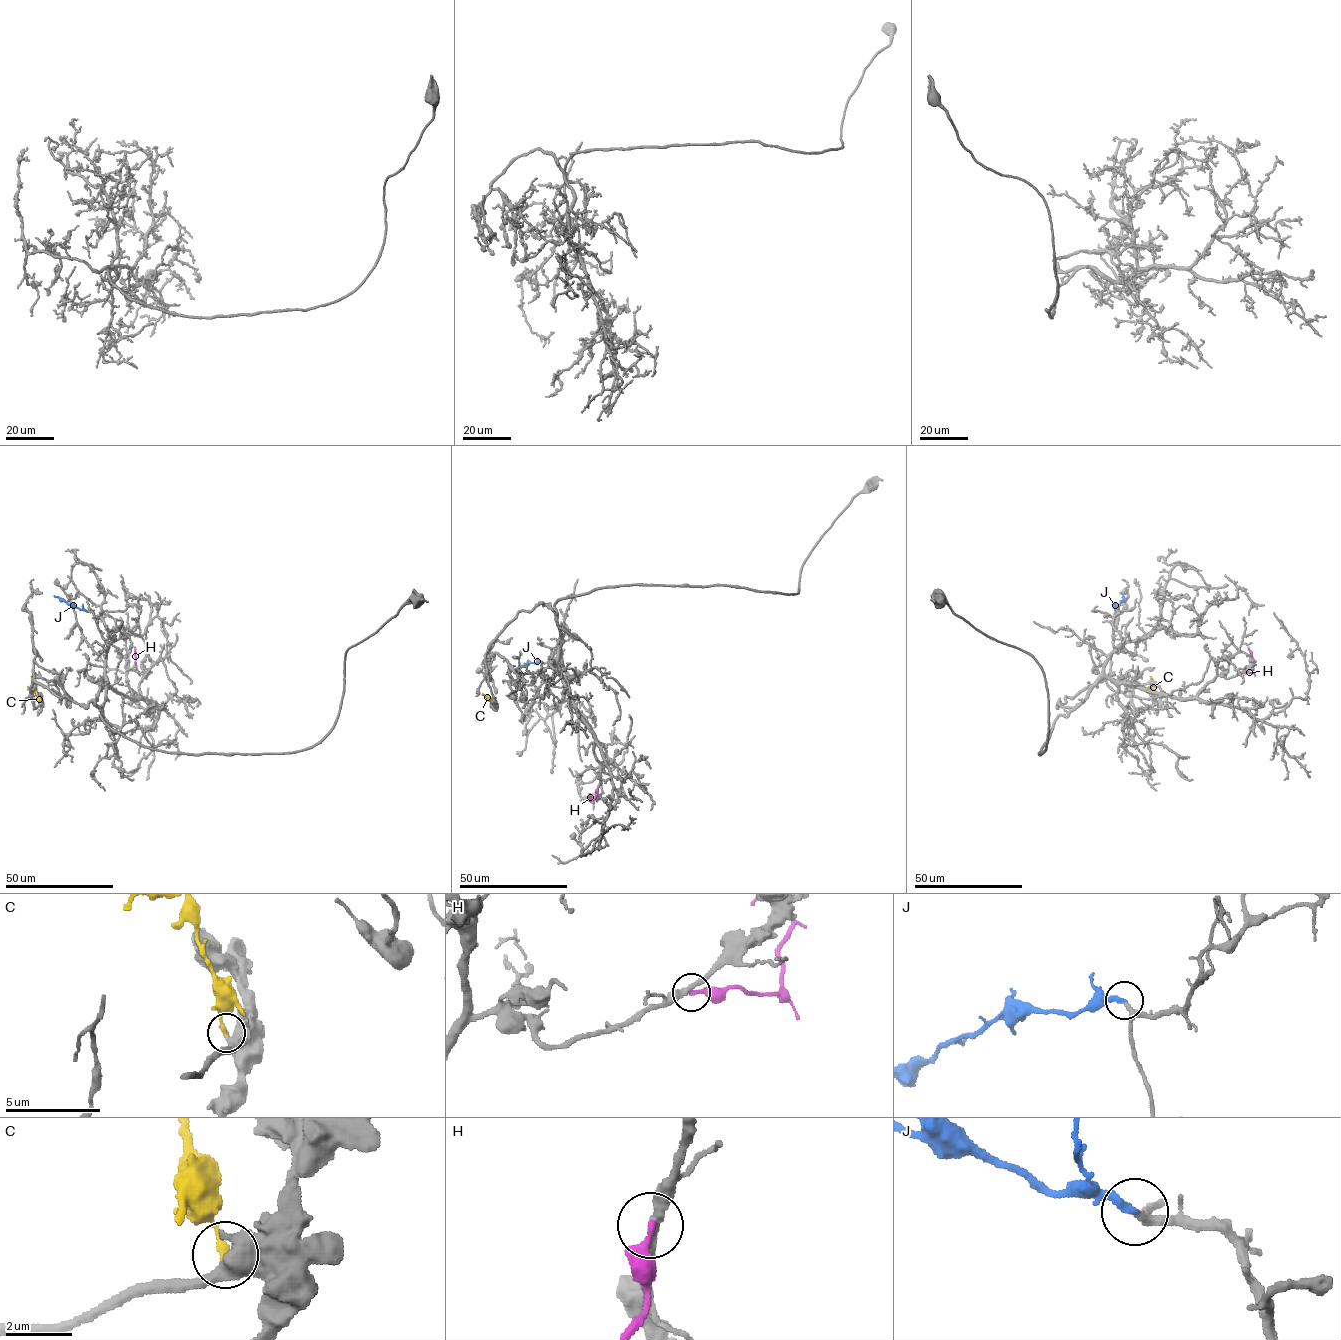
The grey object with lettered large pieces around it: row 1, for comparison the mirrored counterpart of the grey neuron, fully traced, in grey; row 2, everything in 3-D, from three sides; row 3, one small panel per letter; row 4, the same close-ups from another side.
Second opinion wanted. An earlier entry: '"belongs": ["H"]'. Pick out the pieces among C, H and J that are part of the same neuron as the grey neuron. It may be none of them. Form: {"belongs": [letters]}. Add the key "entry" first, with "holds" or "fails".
{"entry": "fails", "belongs": ["J"]}

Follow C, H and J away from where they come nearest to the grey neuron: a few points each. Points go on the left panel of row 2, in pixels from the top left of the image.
C: (39, 703), (31, 676)
H: (143, 672), (137, 670), (134, 647)
J: (86, 611), (54, 595)

